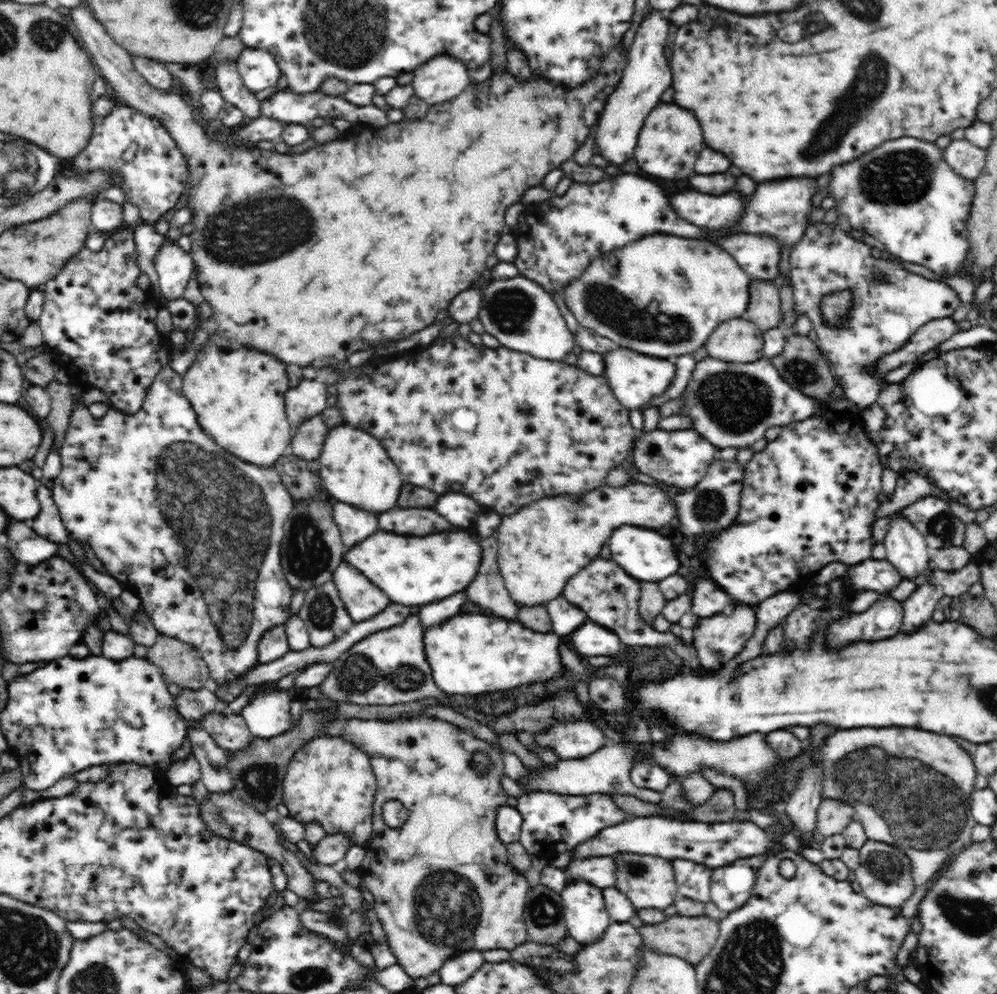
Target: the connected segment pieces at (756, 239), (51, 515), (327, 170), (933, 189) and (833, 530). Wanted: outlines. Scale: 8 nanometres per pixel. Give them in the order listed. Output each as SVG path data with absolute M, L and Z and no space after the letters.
M736 233L731 237L726 237L725 239L719 240L719 237L712 237L708 239L716 238L716 244L727 250L737 261L738 264L744 269L744 272L751 278L758 279L761 281L773 281L777 276L780 276L780 270L778 269L778 264L780 264L780 254L781 254L781 245L779 241L772 235L763 233Z
M44 483L37 490L37 499L41 509L36 518L32 520L32 528L39 536L64 546L69 540L69 535L59 515L52 491L45 487Z
M78 5L78 8L71 8L70 16L72 16L72 20L74 20L76 28L78 28L78 34L82 36L84 46L86 46L86 49L90 52L91 61L100 68L102 77L106 78L106 82L110 82L110 86L114 88L114 98L124 100L124 105L135 108L144 115L155 116L157 119L160 119L164 123L164 126L168 129L169 135L176 141L177 147L180 148L182 153L185 153L186 163L190 168L190 182L194 184L194 186L190 186L190 188L186 190L186 206L194 212L194 232L191 232L190 234L192 239L192 248L190 253L197 269L197 282L200 287L201 294L204 295L204 298L212 305L212 308L216 310L214 320L218 322L218 330L226 332L226 336L228 336L228 338L232 338L232 340L240 342L240 345L242 345L242 342L244 342L244 344L252 344L254 348L262 350L262 352L278 356L278 359L280 359L282 363L296 364L296 366L300 367L312 366L314 369L322 369L323 367L327 367L329 369L331 367L340 368L346 363L348 356L350 356L352 352L370 349L376 344L380 344L385 341L393 341L409 337L411 334L414 334L414 332L418 332L427 326L434 324L435 317L440 310L443 308L447 309L450 306L451 300L455 296L458 296L460 292L472 287L474 282L476 282L479 279L479 276L484 272L484 269L487 268L486 258L488 258L490 254L495 253L496 243L500 240L501 235L507 230L504 216L508 208L510 208L513 204L520 203L524 194L526 194L530 188L542 186L545 174L548 174L548 171L551 171L552 169L560 169L562 163L572 159L574 153L584 144L584 142L586 142L586 140L588 140L592 127L596 126L599 121L600 113L603 111L608 97L616 90L617 85L621 81L621 76L623 75L629 56L629 50L624 48L623 41L621 41L620 45L617 45L616 48L612 48L612 52L608 52L608 56L604 56L604 64L600 66L600 76L596 76L596 78L588 80L588 84L584 84L584 88L574 87L568 88L568 90L566 90L566 87L560 88L560 84L552 84L552 86L550 86L550 84L548 84L548 80L540 80L540 76L532 76L532 80L530 80L530 82L526 80L524 84L520 84L520 82L516 82L516 77L506 67L502 68L502 70L493 70L490 77L485 81L472 81L458 96L456 96L456 98L454 98L454 100L450 100L450 102L446 102L446 104L430 106L428 114L426 114L424 118L420 118L420 120L388 124L388 126L382 126L382 128L378 128L378 130L376 130L376 127L370 129L367 127L364 128L362 134L356 138L339 137L335 140L335 142L317 144L314 148L309 148L304 152L290 155L288 153L279 153L276 150L260 150L257 146L253 146L252 148L240 148L240 145L230 146L230 144L220 144L220 142L214 142L214 140L208 139L208 135L206 135L208 130L204 130L204 128L207 127L198 120L198 117L196 116L196 109L192 103L187 98L186 100L182 100L182 94L180 96L178 96L178 94L164 94L164 91L156 90L150 83L148 83L147 80L136 70L136 68L134 68L130 54L128 54L124 48L120 48L120 46L118 46L118 44L116 44L116 42L114 42L114 40L106 34L104 26L102 26L102 24L100 24L94 16L92 16L92 12L90 12L86 6Z
M914 137L887 140L851 163L834 168L832 178L829 178L828 191L828 196L836 202L839 214L847 218L851 230L865 231L878 238L886 252L900 262L926 266L944 278L956 276L964 264L969 249L965 234L966 221L973 197L976 196L976 188L973 180L956 174L950 168L944 160L943 150L935 142Z
M826 414L820 417L809 417L806 420L792 422L783 427L779 438L769 442L764 450L757 452L752 460L746 464L745 476L741 489L740 508L738 509L737 519L732 525L726 526L724 530L716 534L702 534L700 538L681 538L676 539L678 549L685 559L700 558L705 563L706 571L711 577L719 583L733 599L740 603L756 606L763 600L786 591L794 587L794 582L808 572L818 572L824 566L831 562L844 563L848 566L856 565L866 559L870 559L872 552L872 528L875 523L874 514L878 503L878 495L882 494L880 482L883 476L883 465L880 463L876 452L876 445L862 430L850 430L850 427L841 426L841 421L832 414Z

